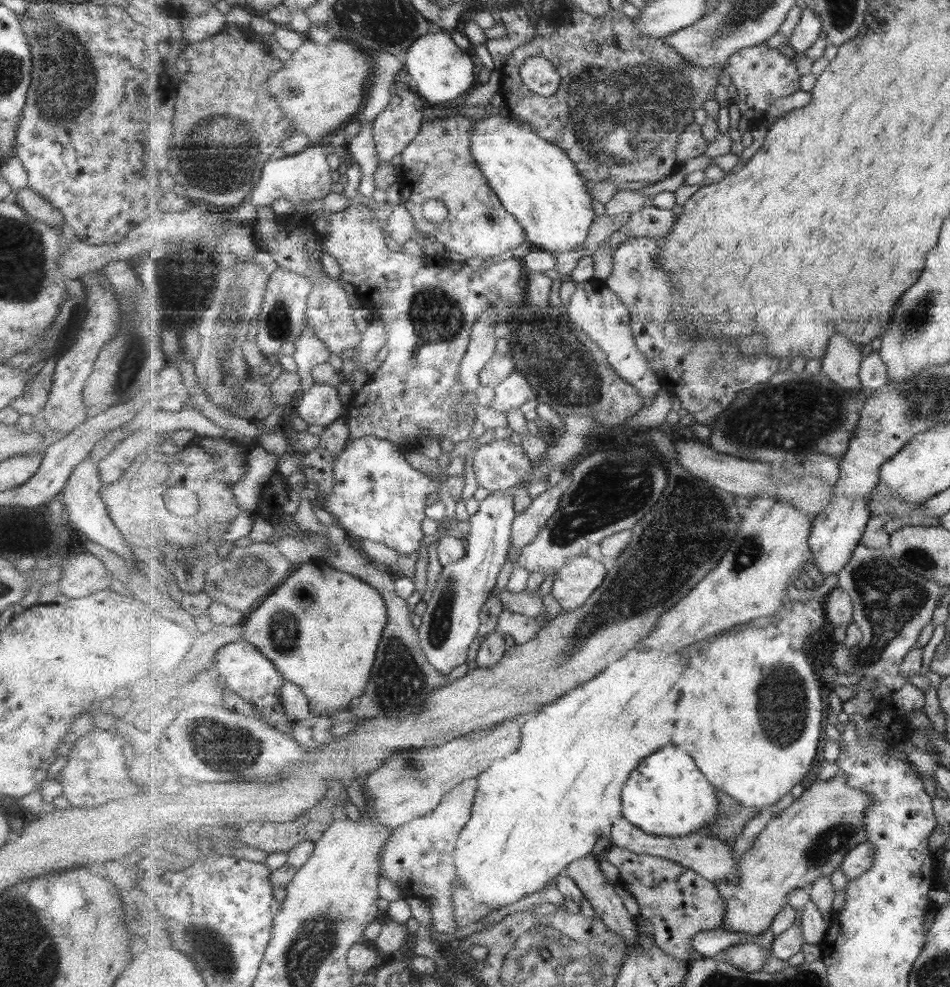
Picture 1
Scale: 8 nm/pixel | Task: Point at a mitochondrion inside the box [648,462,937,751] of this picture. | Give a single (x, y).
(889, 597)

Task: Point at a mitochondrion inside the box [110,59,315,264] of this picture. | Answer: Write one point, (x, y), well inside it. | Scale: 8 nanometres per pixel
(242, 167)

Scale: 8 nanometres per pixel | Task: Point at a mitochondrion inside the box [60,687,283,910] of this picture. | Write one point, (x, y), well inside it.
(234, 748)

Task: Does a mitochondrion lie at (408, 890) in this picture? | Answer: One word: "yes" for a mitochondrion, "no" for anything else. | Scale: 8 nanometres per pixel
no

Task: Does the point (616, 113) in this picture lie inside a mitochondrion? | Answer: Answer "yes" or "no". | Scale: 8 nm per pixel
yes

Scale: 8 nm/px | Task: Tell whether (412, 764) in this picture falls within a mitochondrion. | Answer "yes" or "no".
yes

